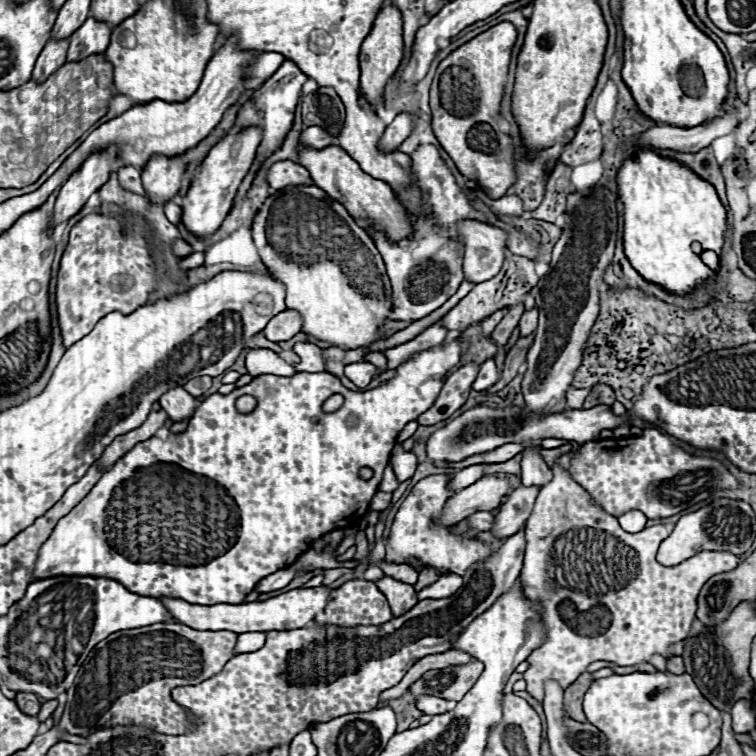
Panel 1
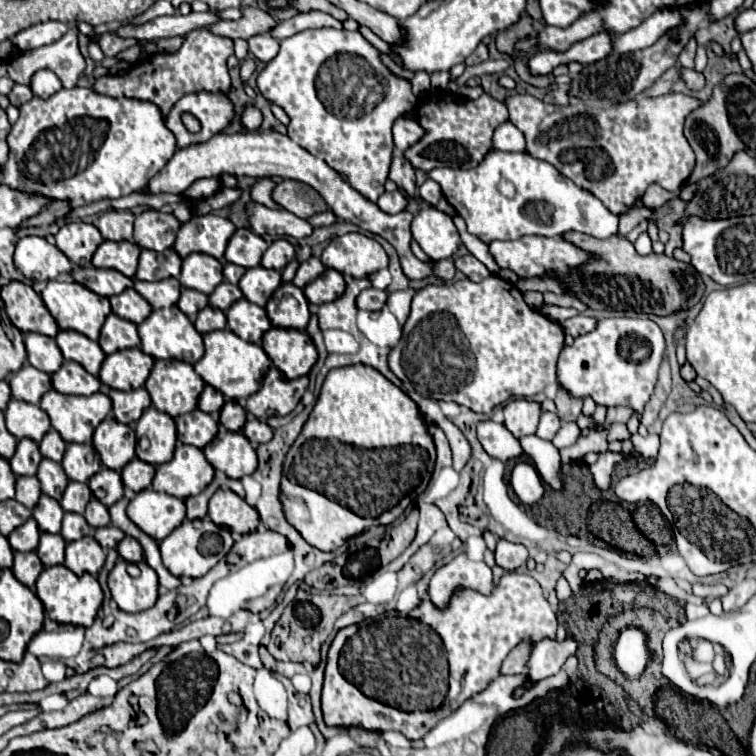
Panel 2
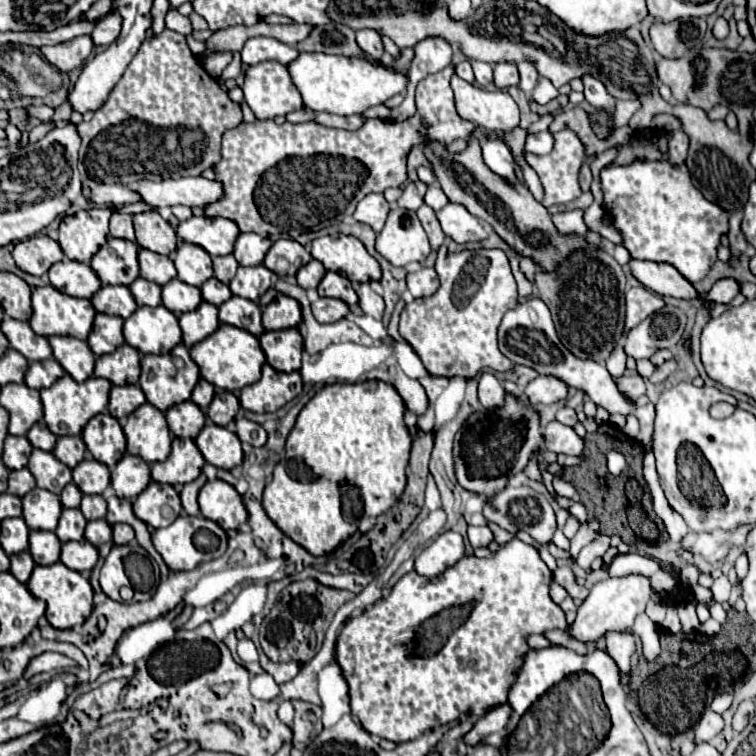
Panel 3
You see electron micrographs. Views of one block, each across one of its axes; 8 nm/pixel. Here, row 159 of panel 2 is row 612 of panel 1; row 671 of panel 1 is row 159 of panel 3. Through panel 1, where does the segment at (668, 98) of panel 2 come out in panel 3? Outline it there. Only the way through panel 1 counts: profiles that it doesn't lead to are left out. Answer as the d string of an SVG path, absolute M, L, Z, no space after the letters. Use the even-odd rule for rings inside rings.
M564 128L552 136L554 136L554 148L550 154L546 154L546 156L526 154L528 164L536 170L536 174L540 176L540 182L546 190L546 196L542 202L546 208L552 204L566 204L566 202L570 202L582 194L580 184L578 184L578 174L580 174L580 168L586 160L586 144L578 138L578 134L574 130Z

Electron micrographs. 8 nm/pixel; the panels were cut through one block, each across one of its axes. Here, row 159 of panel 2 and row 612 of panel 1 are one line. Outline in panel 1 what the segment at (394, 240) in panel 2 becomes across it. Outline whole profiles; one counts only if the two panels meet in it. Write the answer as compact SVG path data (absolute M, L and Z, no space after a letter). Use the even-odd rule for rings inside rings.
M294 588L290 592L284 592L280 596L262 600L262 602L246 602L246 604L214 604L214 606L196 606L196 604L188 604L184 600L174 600L174 598L160 598L166 608L170 608L172 616L194 628L194 630L230 630L236 634L242 632L270 632L274 628L278 630L286 630L286 628L302 628L306 626L318 612L324 610L328 596L330 596L332 588Z

